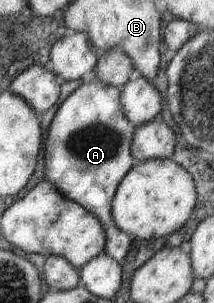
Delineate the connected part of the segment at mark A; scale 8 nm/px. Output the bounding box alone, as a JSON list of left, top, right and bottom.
[44,76,174,260]

